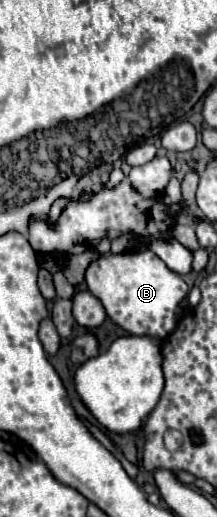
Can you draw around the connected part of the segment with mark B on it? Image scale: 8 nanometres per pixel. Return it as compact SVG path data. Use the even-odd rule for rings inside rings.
M144 244L144 248L140 248L136 252L120 252L120 254L104 252L104 254L100 254L98 260L92 260L88 264L84 278L86 278L88 290L102 302L102 306L106 308L106 314L118 326L122 326L130 334L154 336L160 340L164 340L172 332L172 328L176 326L176 312L188 294L186 282L176 272L172 272L152 250L148 250L146 244Z

